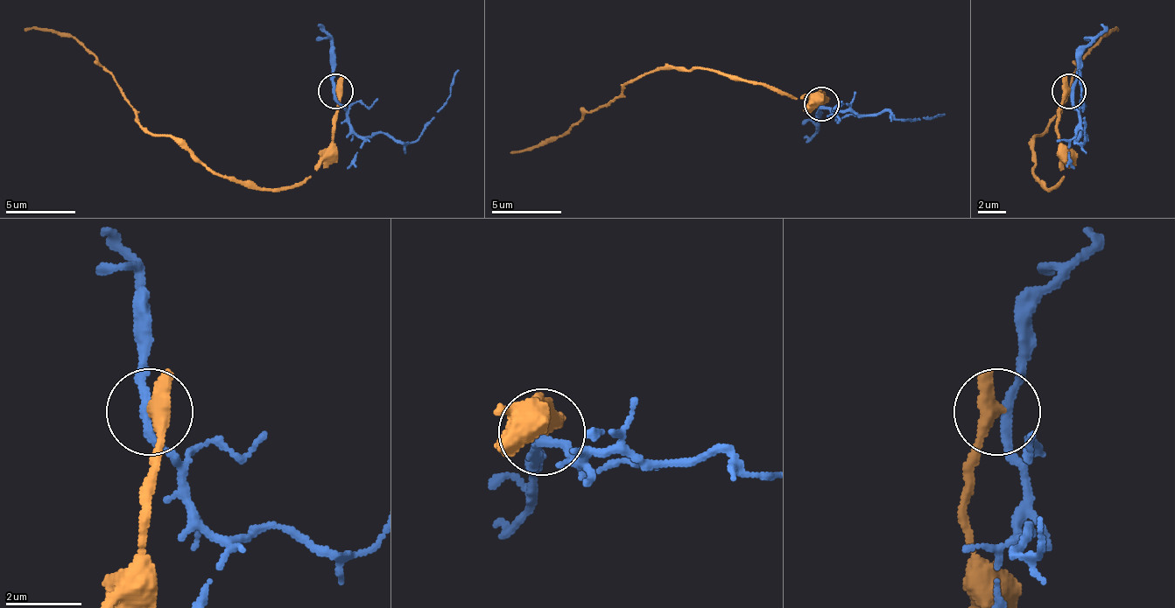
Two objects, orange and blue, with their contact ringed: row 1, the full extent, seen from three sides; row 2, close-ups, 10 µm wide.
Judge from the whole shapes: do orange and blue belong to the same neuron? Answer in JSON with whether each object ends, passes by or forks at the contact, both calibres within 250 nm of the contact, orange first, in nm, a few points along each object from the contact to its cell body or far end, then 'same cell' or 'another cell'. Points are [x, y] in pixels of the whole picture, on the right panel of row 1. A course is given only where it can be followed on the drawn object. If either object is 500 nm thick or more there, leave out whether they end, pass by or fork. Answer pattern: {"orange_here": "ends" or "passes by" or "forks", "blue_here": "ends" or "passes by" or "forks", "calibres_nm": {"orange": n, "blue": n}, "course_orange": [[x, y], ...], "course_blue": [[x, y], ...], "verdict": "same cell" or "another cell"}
{"orange_here": "ends", "blue_here": "passes by", "calibres_nm": {"orange": 480, "blue": 200}, "course_orange": [[1068, 92], [1058, 147], [1061, 178], [1051, 189], [1037, 178], [1033, 140], [1068, 95], [1074, 67], [1116, 32]], "course_blue": [[1072, 92], [1078, 119], [1074, 136], [1078, 133], [1074, 140], [1081, 143], [1085, 119], [1078, 71]], "verdict": "another cell"}

